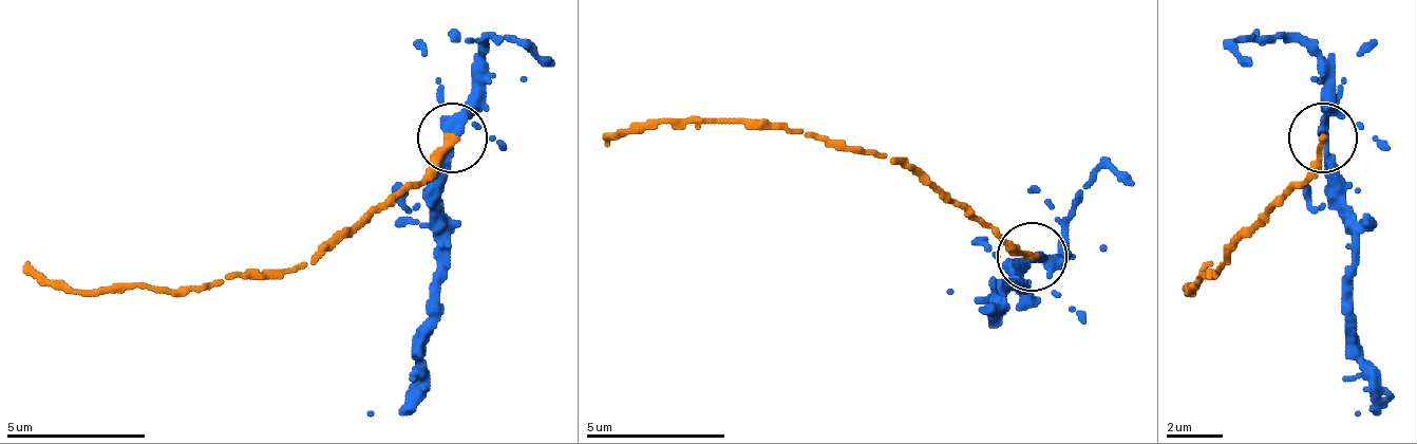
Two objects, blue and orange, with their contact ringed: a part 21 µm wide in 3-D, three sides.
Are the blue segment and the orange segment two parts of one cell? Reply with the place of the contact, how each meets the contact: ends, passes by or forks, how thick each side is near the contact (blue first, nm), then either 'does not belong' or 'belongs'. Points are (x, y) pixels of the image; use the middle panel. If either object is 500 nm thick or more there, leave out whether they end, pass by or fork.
place (1032, 256); blue forks; orange ends; calibres 300 and 280 nm; does not belong

